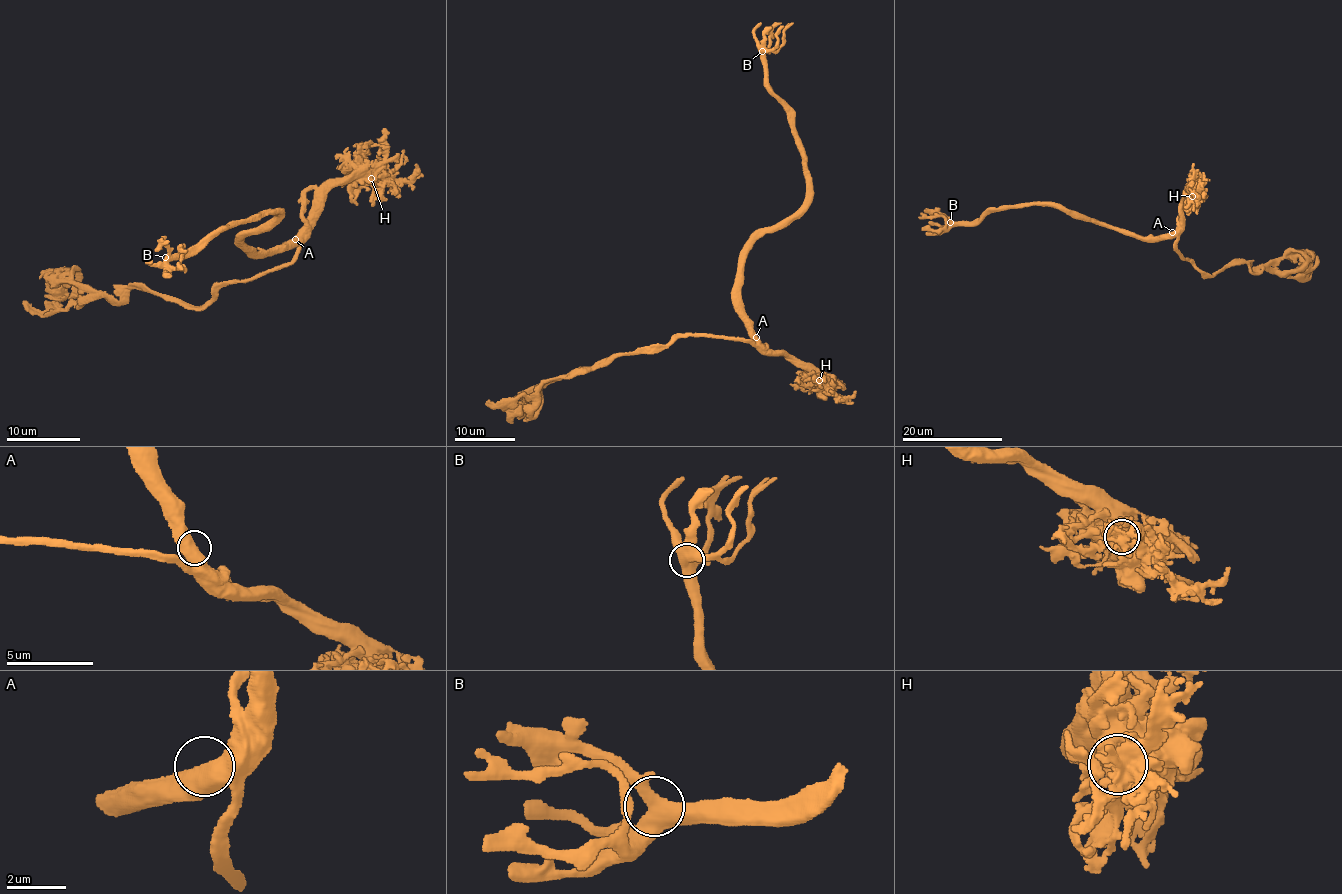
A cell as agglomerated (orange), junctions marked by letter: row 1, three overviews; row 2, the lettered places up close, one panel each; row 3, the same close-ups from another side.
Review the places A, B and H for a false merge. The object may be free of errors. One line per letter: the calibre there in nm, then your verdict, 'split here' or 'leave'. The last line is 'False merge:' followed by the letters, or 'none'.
A: 600 nm | leave
B: 440 nm | leave
H: 550 nm | leave
False merge: none

